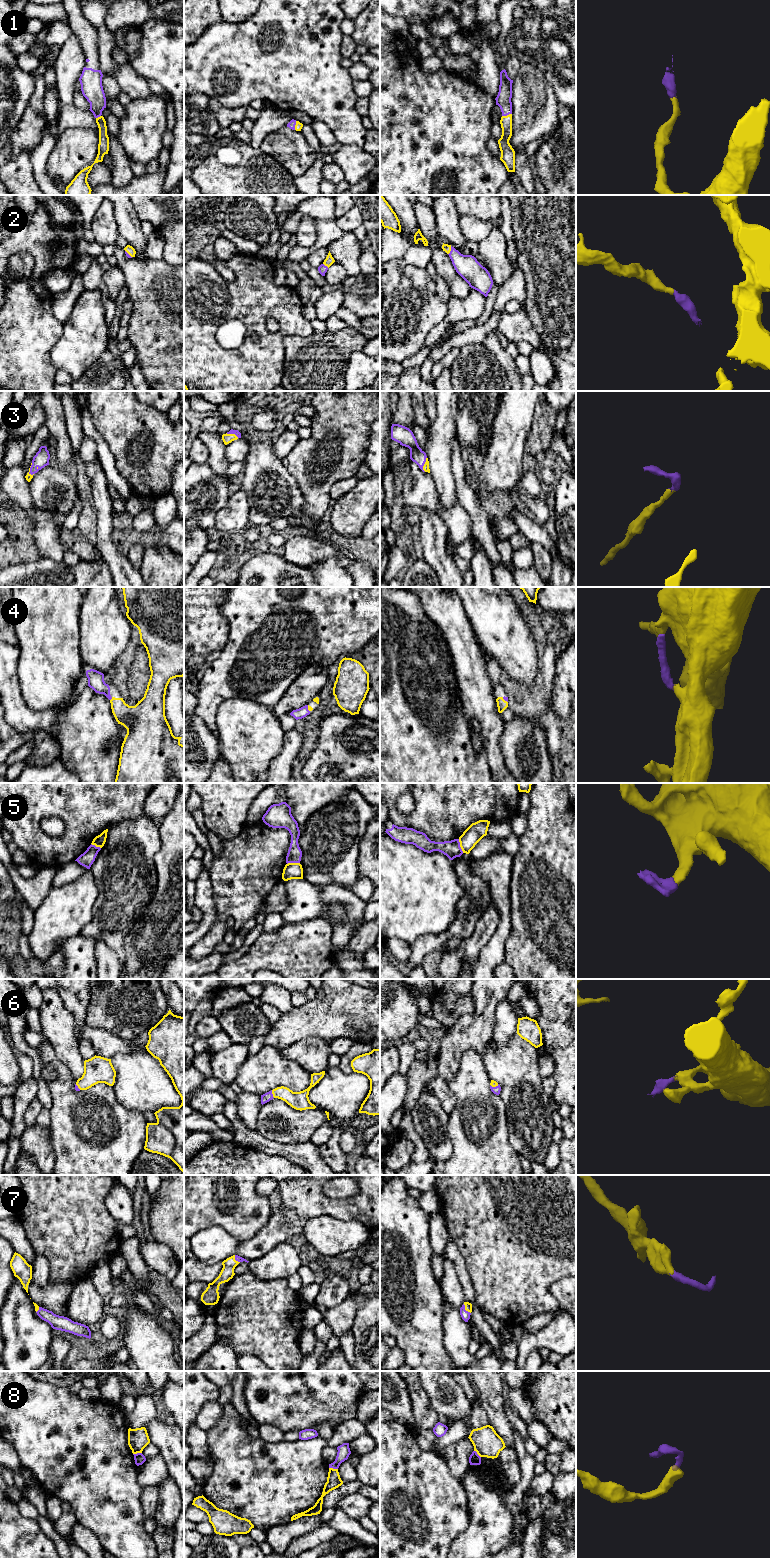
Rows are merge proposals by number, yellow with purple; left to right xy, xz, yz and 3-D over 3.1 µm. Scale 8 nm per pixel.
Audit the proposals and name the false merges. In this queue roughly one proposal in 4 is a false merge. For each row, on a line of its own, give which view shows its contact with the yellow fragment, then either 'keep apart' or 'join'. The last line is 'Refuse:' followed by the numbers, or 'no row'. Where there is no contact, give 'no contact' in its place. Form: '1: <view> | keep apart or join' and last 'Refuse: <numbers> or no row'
1: yz | join
2: yz | join
3: yz | join
4: xy | join
5: yz | keep apart
6: xz | join
7: yz | join
8: xy | keep apart
Refuse: 5, 8

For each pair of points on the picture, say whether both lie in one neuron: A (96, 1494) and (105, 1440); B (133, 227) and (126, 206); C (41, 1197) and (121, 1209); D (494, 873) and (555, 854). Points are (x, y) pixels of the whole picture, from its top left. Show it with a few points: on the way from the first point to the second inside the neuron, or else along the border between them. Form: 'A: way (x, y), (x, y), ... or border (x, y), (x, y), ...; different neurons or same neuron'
A: way (96, 1481), (96, 1453); same neuron
B: way (128, 222), (126, 211); same neuron
C: border (113, 1185), (105, 1205), (117, 1220); different neurons
D: border (513, 856), (509, 890); different neurons

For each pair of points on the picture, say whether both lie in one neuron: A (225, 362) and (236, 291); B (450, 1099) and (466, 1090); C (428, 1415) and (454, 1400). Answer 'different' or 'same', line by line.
A: same
B: different
C: different

